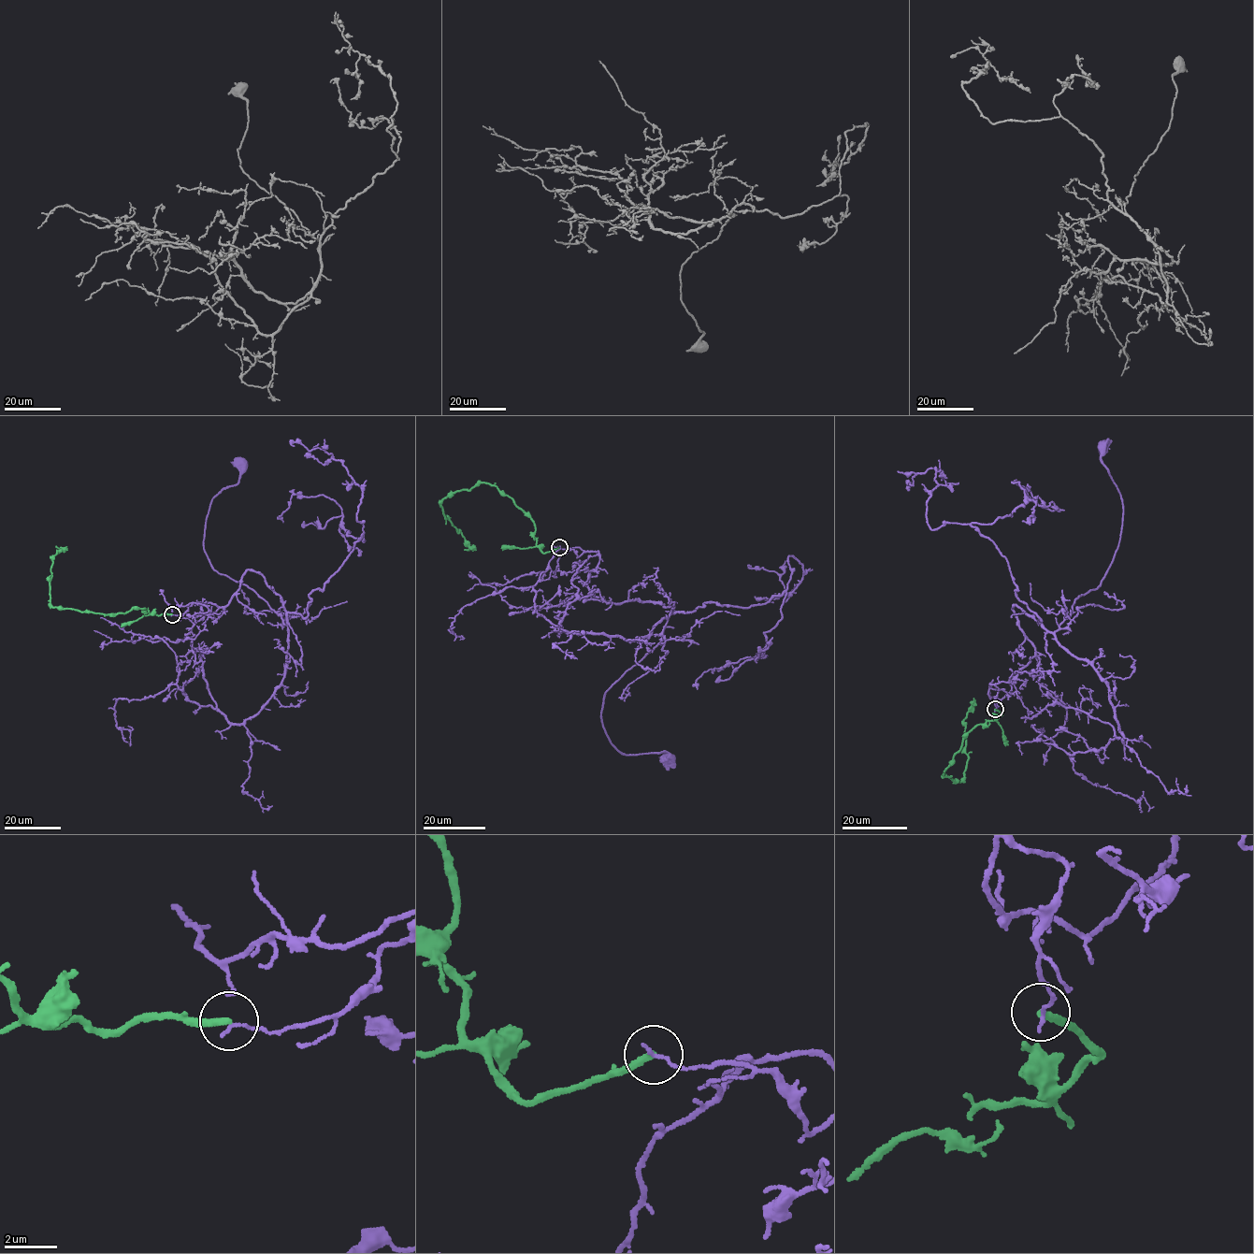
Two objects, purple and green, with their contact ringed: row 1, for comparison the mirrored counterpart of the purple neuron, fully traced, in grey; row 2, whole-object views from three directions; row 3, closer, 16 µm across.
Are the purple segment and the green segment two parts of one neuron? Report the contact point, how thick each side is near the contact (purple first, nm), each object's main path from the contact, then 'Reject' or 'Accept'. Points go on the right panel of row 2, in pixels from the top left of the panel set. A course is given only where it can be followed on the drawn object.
Place: (995, 709). Thickness 120 nm (purple) against 260 nm. Course of purple: (995, 710), (988, 684), (1014, 681), (1035, 655), (1012, 607), (1054, 632), (1112, 562), (1122, 501), (1102, 446). Course of green: (995, 709), (1001, 714), (969, 730), (946, 768), (944, 777), (955, 783), (963, 777), (964, 719), (974, 704). Reject

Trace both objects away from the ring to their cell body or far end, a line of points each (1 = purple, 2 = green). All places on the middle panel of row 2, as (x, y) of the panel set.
1: (558, 547), (598, 552), (596, 596), (672, 607), (660, 641), (606, 692), (601, 715), (621, 753), (669, 759)
2: (559, 548), (542, 553), (532, 519), (496, 486), (482, 482), (449, 493), (440, 504), (469, 548), (464, 549)

